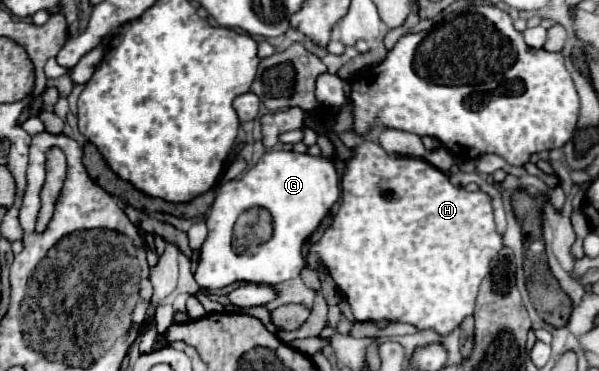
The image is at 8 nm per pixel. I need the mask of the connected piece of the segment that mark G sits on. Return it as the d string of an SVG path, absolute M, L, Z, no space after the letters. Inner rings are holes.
M318 136L318 146L322 148L320 158L288 150L268 150L258 164L244 172L238 180L220 184L216 200L206 218L208 238L202 244L200 262L194 272L196 282L204 290L226 288L234 282L278 284L300 276L300 270L304 268L302 242L318 228L340 196L338 174L332 164L334 148L326 136ZM252 206L270 210L276 226L272 238L260 248L260 252L258 244L252 244L246 250L234 248L236 218Z

